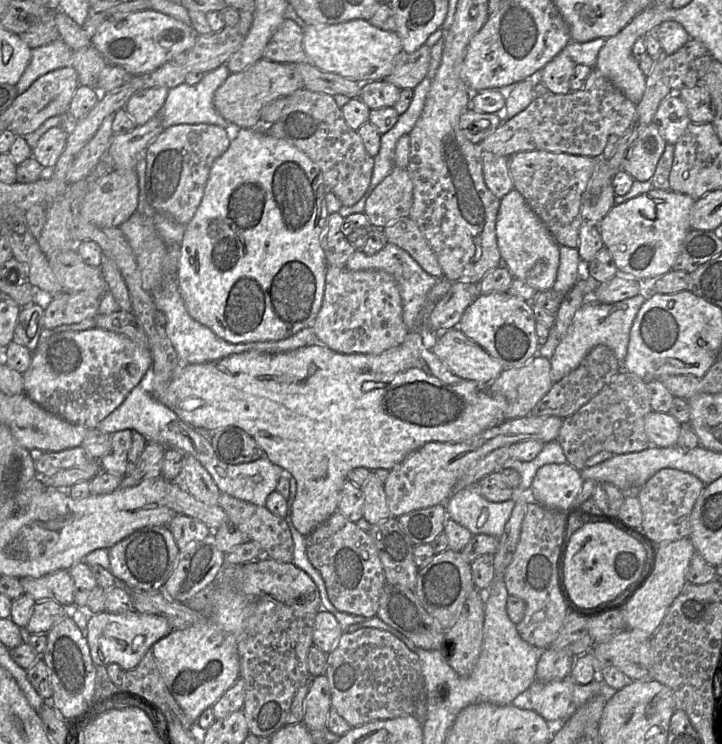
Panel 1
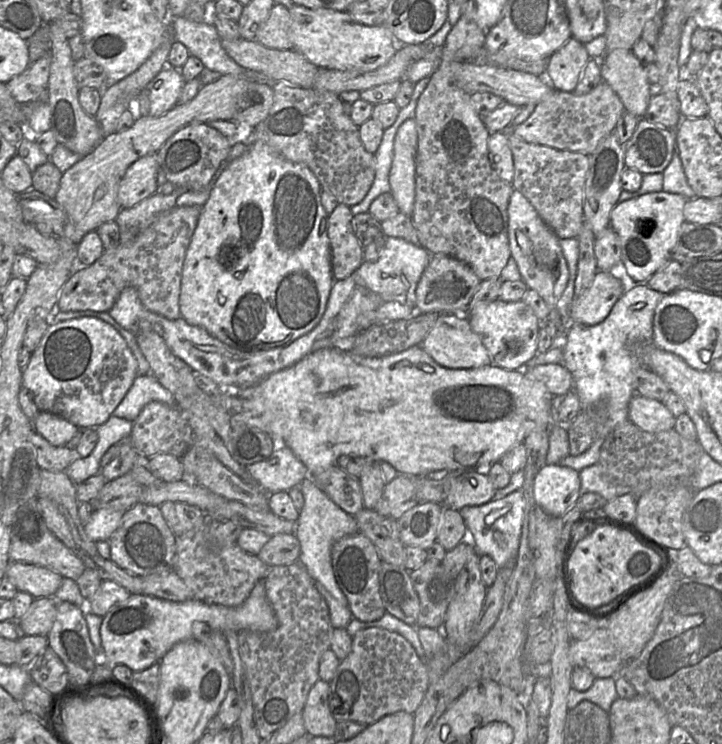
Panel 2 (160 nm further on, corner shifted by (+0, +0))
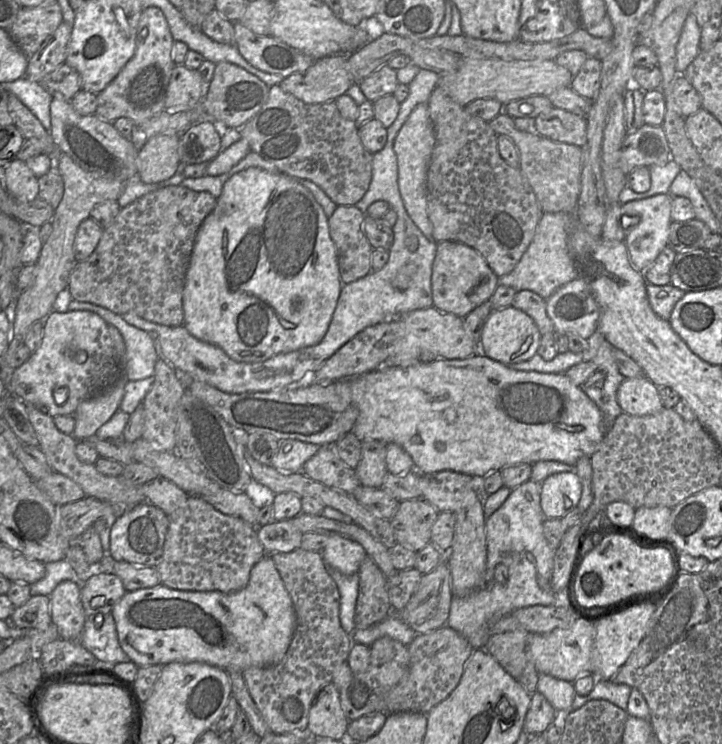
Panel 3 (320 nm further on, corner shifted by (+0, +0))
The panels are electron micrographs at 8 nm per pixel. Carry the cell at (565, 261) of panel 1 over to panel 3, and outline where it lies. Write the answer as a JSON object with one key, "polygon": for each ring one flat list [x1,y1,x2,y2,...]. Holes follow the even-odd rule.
{"polygon":[[544,212,533,240,515,268,510,273,498,277,498,285,511,287,516,292,529,290,546,300,558,288,578,278,578,272,569,251,569,234,574,223,575,214]]}

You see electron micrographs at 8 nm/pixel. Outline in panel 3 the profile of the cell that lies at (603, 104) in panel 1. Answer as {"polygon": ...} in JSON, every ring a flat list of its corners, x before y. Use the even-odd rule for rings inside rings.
{"polygon":[[553,107,533,121,534,131,556,142,582,147,587,141,586,116]]}

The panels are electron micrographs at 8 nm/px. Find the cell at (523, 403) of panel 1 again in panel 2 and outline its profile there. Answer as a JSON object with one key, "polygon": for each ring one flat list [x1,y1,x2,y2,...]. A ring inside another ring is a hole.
{"polygon":[[562,364,525,366,522,371,529,379,542,382,553,396,567,394,572,388,572,375]]}

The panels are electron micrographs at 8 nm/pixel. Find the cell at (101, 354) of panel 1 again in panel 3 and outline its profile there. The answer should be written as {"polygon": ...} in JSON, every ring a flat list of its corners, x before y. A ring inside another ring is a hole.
{"polygon":[[52,310,44,319,41,345,13,371,9,391,52,417,74,416,82,401,108,390,122,374,123,362,101,316,88,310]]}

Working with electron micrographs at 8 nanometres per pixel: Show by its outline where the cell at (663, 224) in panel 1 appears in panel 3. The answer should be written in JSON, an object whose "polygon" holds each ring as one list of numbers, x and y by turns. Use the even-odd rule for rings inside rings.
{"polygon":[[657,194,648,198,632,200,622,204,622,215,627,215,625,244,632,265,640,272,645,272,657,259,661,251,668,246,671,219,671,194]]}

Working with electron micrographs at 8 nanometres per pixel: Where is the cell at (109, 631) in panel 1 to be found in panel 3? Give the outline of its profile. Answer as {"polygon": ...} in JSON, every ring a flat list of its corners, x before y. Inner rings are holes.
{"polygon":[[269,555,262,557,251,569,250,578,245,588,233,592,223,593,220,591,182,591,166,587,159,584,150,588,138,589,132,592,126,592,111,611,116,624,116,631,119,644,122,650,128,655,130,661,135,663,138,667,146,667,152,665,166,665,171,662,191,663,200,662,214,667,228,670,239,670,243,672,249,667,269,667,281,662,290,646,295,628,296,628,296,614,292,599,287,592,284,583,280,577,274,562]]}

